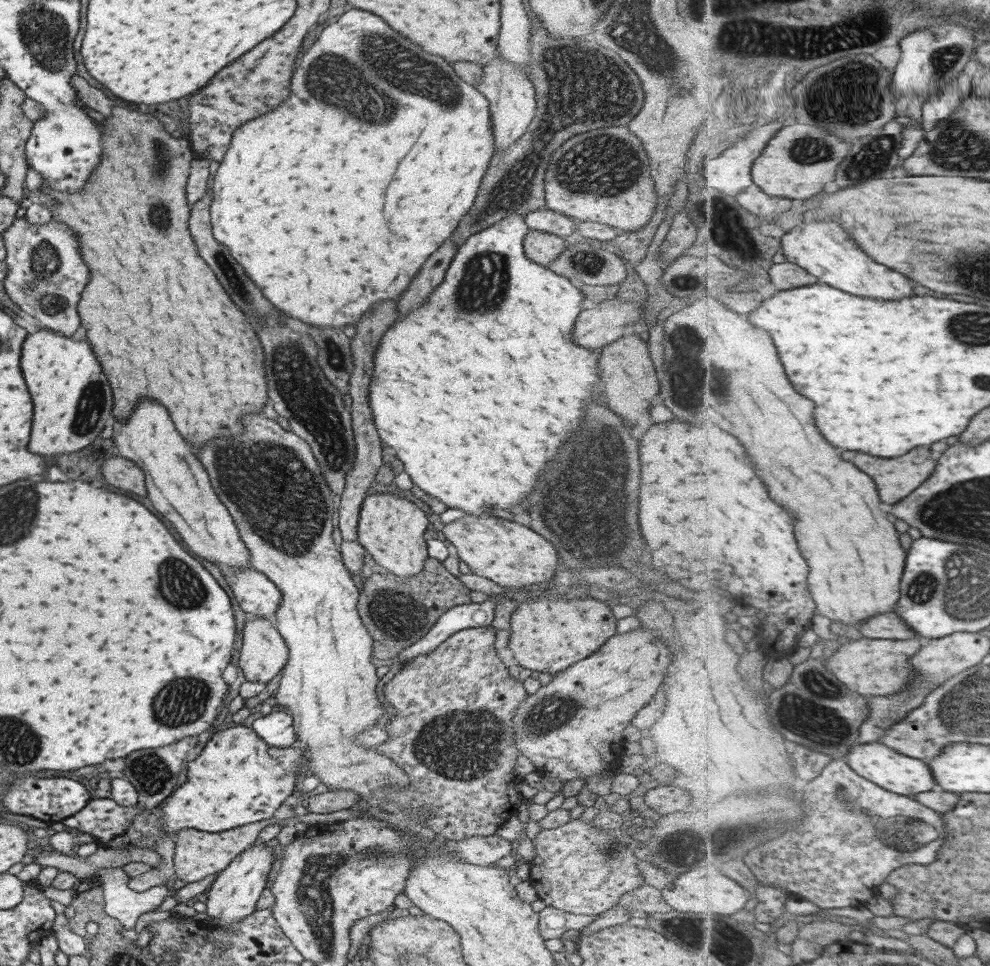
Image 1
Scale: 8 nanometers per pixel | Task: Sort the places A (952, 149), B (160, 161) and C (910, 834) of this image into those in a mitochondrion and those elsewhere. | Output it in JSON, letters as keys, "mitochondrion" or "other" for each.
{"A":"mitochondrion","B":"mitochondrion","C":"mitochondrion"}

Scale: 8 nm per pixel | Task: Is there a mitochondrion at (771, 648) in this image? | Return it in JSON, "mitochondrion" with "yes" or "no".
{"mitochondrion":"no"}

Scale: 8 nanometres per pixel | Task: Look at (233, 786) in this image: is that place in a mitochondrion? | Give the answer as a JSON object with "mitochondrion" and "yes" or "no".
{"mitochondrion":"no"}

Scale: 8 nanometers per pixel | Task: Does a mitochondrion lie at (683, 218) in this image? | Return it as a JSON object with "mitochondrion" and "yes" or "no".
{"mitochondrion":"no"}

